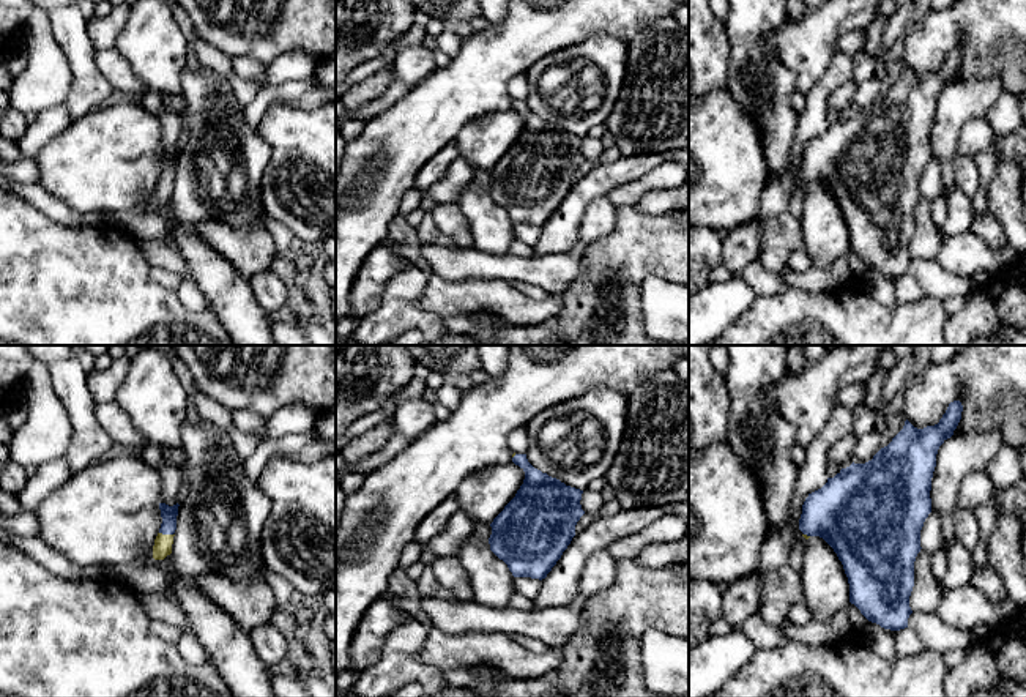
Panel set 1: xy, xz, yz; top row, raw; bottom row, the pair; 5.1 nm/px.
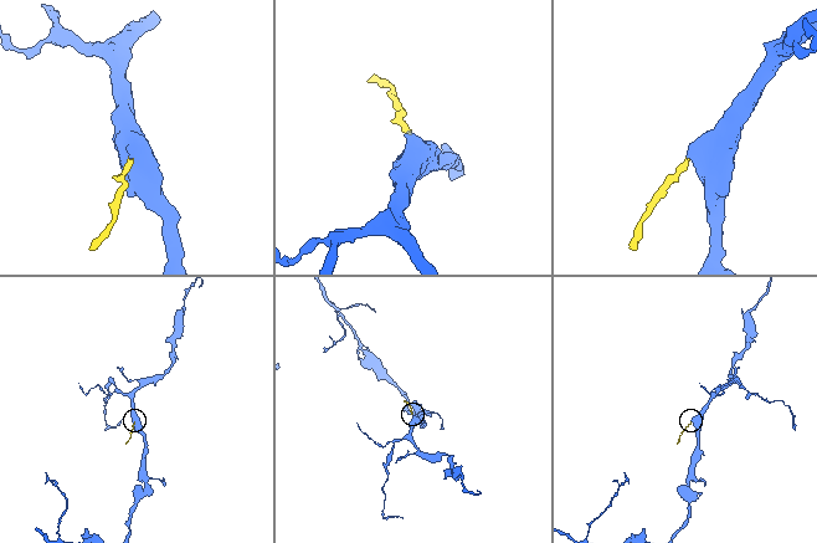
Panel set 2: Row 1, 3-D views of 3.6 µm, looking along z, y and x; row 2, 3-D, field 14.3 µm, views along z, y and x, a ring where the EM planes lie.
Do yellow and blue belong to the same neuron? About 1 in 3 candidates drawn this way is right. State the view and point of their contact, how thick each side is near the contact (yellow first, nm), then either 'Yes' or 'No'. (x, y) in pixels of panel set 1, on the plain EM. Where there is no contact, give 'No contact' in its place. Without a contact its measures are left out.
Touches yellow at xy (166, 182). Thickness 100 nm (yellow) against 80 nm. Yes

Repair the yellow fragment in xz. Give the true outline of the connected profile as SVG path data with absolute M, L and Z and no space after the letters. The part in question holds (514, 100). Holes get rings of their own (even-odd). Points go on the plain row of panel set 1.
M514 99L512 109L525 118L525 126L515 144L490 170L490 197L507 211L514 224L542 227L575 183L575 172L585 161L580 151L583 137L534 115L526 101Z

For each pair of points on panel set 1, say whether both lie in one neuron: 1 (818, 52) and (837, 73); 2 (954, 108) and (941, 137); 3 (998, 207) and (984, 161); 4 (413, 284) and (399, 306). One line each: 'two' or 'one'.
1: two
2: one
3: two
4: one

